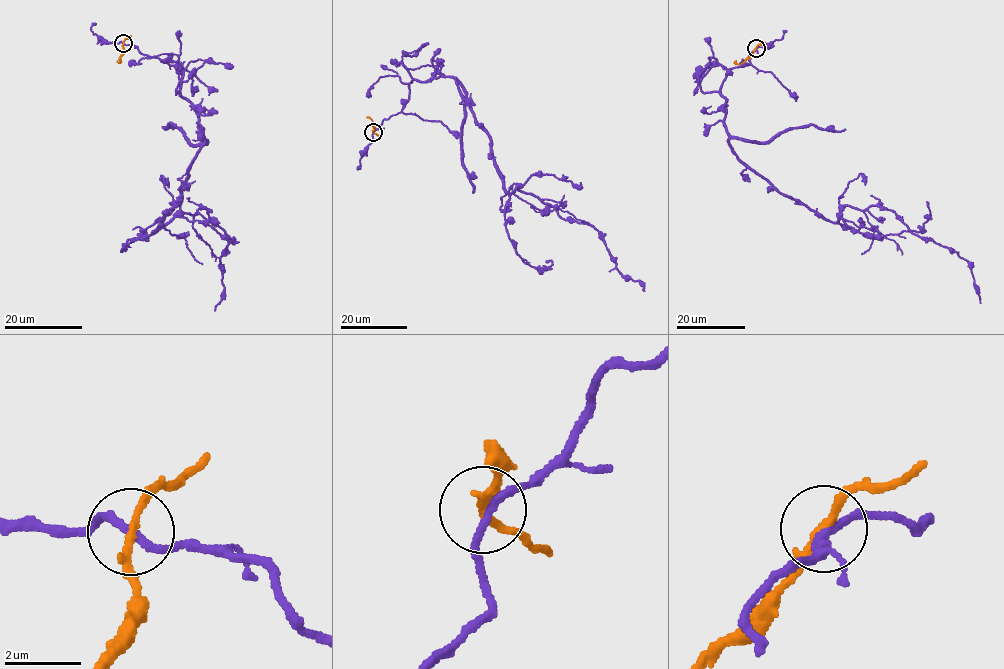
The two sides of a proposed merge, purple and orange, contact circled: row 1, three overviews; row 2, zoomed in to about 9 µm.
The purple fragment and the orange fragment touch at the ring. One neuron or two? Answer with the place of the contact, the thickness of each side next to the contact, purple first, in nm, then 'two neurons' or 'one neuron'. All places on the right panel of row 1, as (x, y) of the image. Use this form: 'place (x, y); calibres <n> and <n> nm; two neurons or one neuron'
place (756, 48); calibres 200 and 170 nm; one neuron

